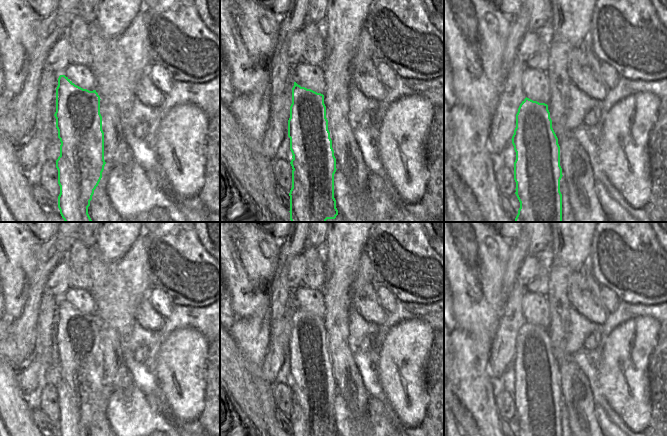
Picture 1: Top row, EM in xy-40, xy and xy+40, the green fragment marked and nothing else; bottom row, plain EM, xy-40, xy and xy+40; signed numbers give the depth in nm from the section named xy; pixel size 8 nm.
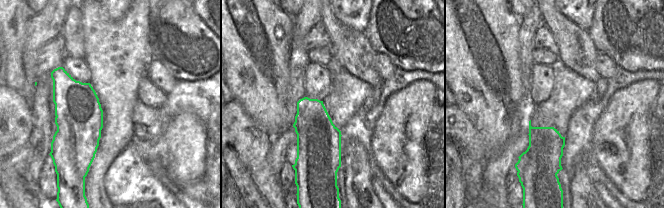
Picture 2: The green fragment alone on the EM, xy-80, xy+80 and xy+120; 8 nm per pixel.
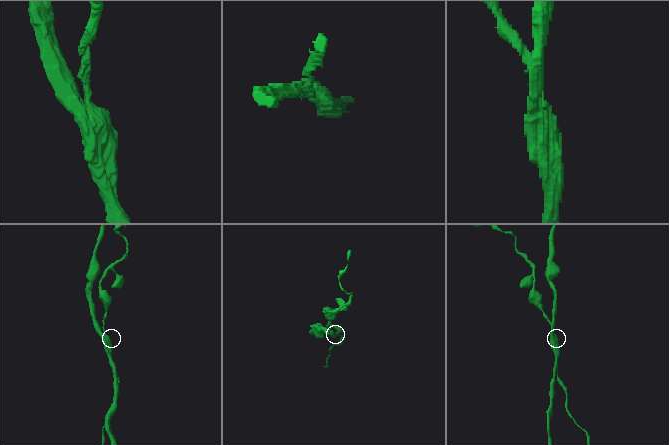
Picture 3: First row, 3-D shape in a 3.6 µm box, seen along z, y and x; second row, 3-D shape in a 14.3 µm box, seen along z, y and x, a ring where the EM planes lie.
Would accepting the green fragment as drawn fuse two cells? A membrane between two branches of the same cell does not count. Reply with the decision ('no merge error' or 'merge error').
merge error

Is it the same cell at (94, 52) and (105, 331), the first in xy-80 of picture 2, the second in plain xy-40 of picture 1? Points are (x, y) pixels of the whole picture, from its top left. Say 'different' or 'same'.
different

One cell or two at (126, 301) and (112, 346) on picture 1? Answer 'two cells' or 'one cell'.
two cells

